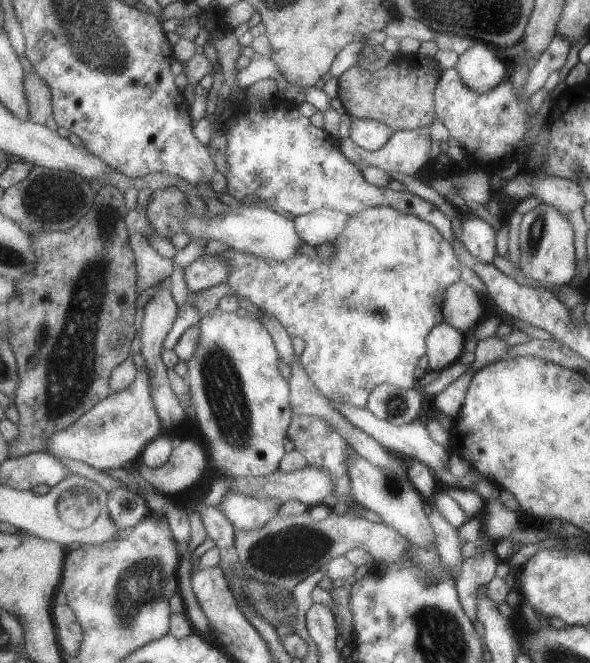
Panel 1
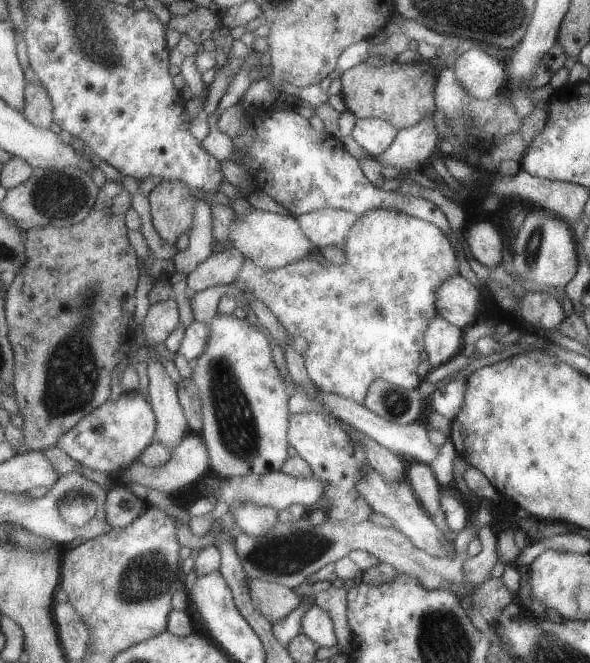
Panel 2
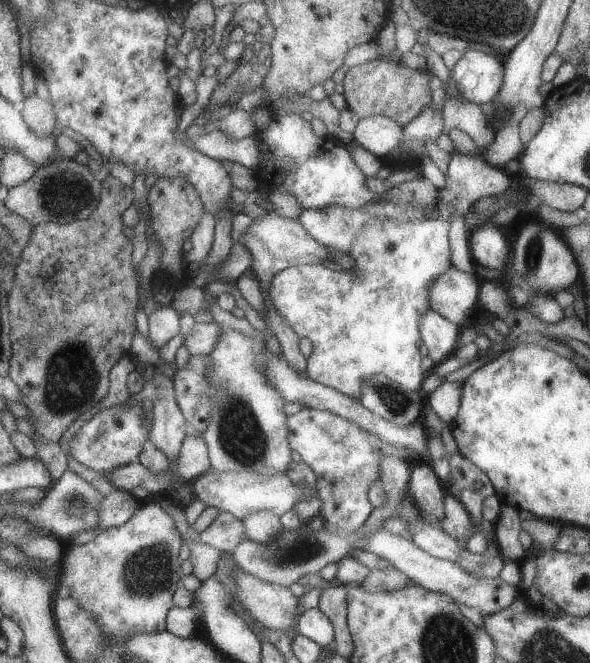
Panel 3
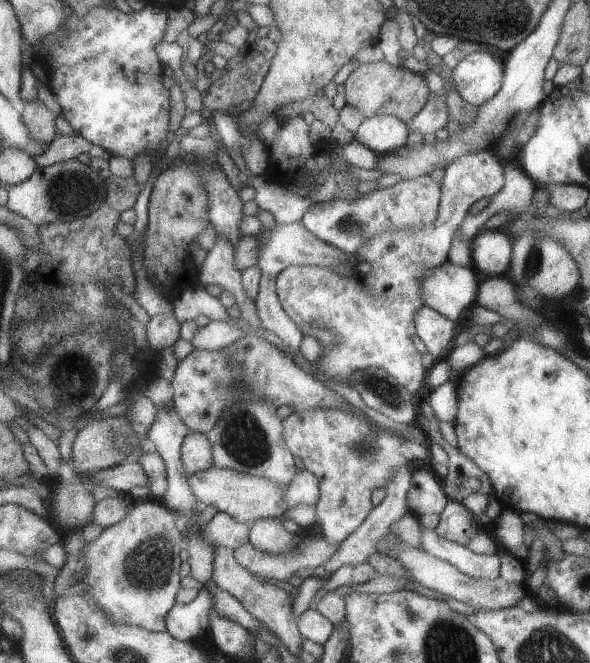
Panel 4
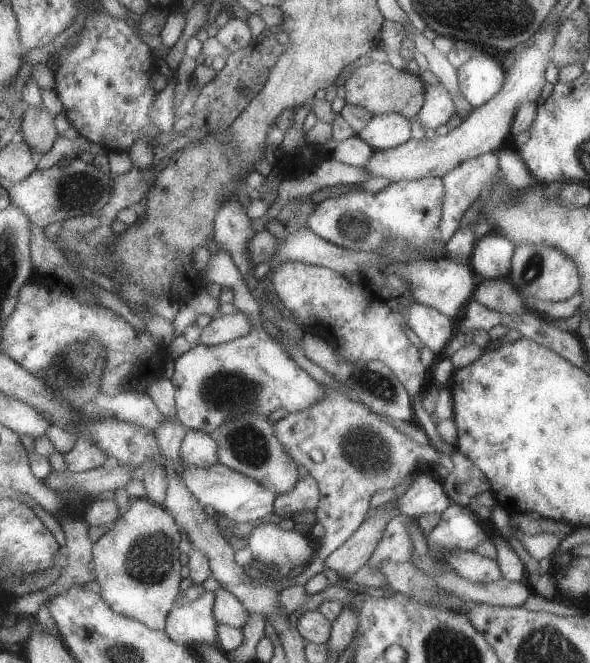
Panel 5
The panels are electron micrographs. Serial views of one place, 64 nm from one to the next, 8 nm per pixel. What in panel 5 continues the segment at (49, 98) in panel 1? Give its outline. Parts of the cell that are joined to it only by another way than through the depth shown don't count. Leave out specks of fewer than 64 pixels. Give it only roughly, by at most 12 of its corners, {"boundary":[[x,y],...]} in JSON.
{"boundary":[[29,105],[22,130],[38,157],[61,139],[56,116]]}

